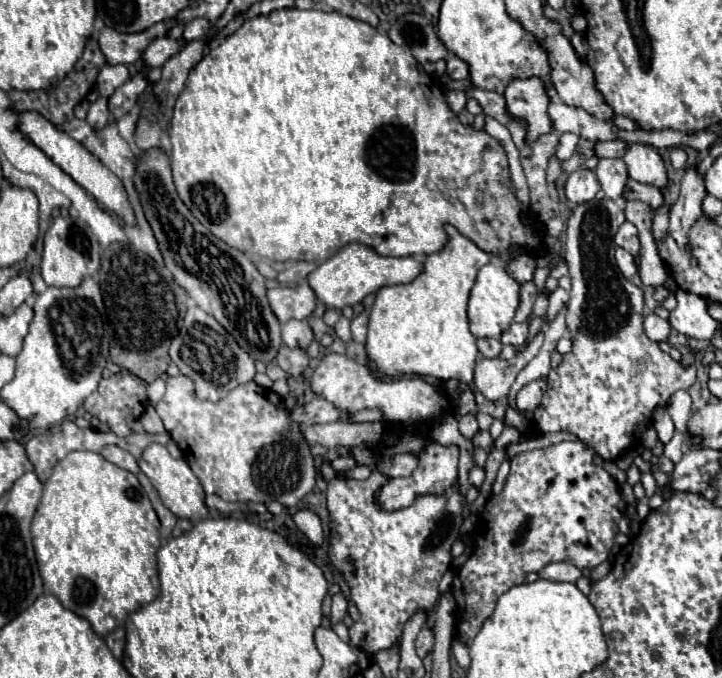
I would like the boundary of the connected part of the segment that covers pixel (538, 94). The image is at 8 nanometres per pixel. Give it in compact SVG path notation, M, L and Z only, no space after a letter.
M539 77L511 81L505 89L505 101L507 101L507 113L511 117L527 121L529 143L533 143L539 135L551 131L551 119L547 115L549 97Z

